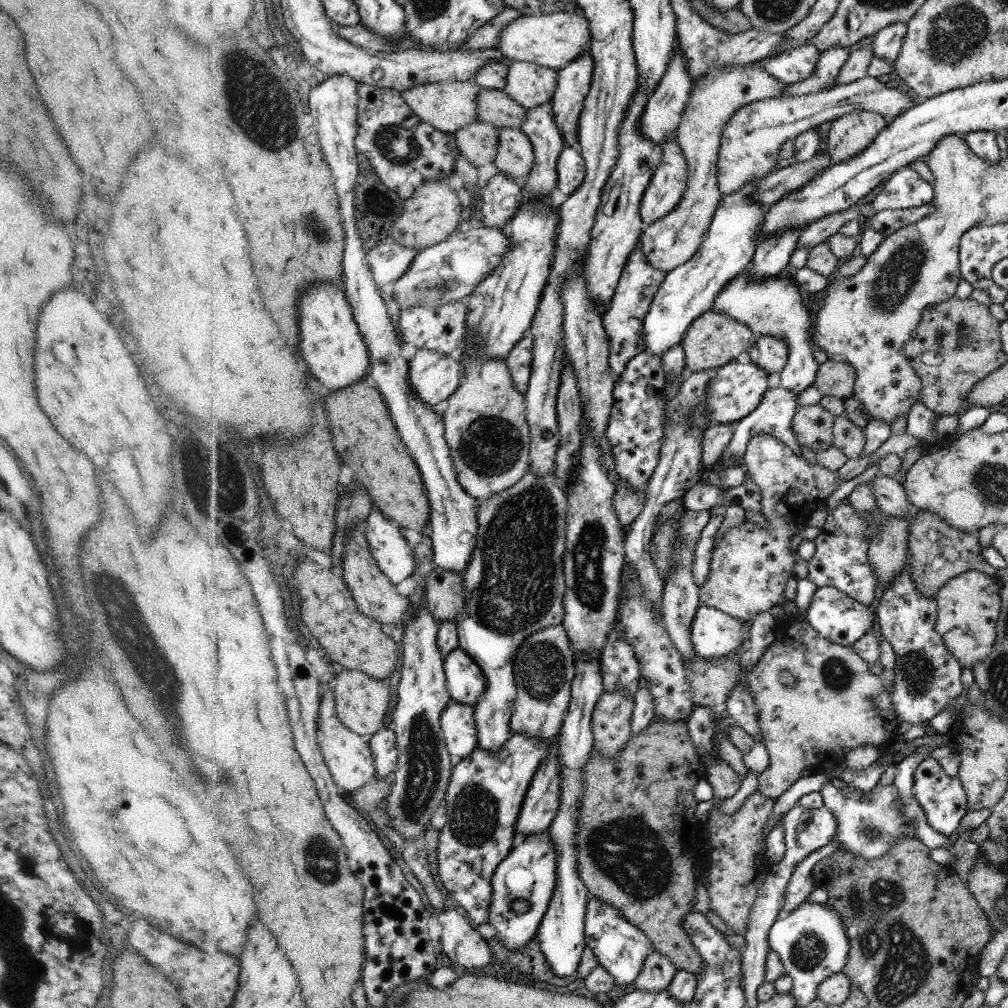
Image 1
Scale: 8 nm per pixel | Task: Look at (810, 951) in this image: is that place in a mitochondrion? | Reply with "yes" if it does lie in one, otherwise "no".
yes

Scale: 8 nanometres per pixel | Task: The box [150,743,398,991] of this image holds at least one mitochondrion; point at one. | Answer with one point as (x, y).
(323, 863)

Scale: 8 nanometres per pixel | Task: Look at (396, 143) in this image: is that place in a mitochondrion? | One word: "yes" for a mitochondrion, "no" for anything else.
yes

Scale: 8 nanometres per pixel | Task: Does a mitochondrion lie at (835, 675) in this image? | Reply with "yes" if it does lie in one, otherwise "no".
yes

